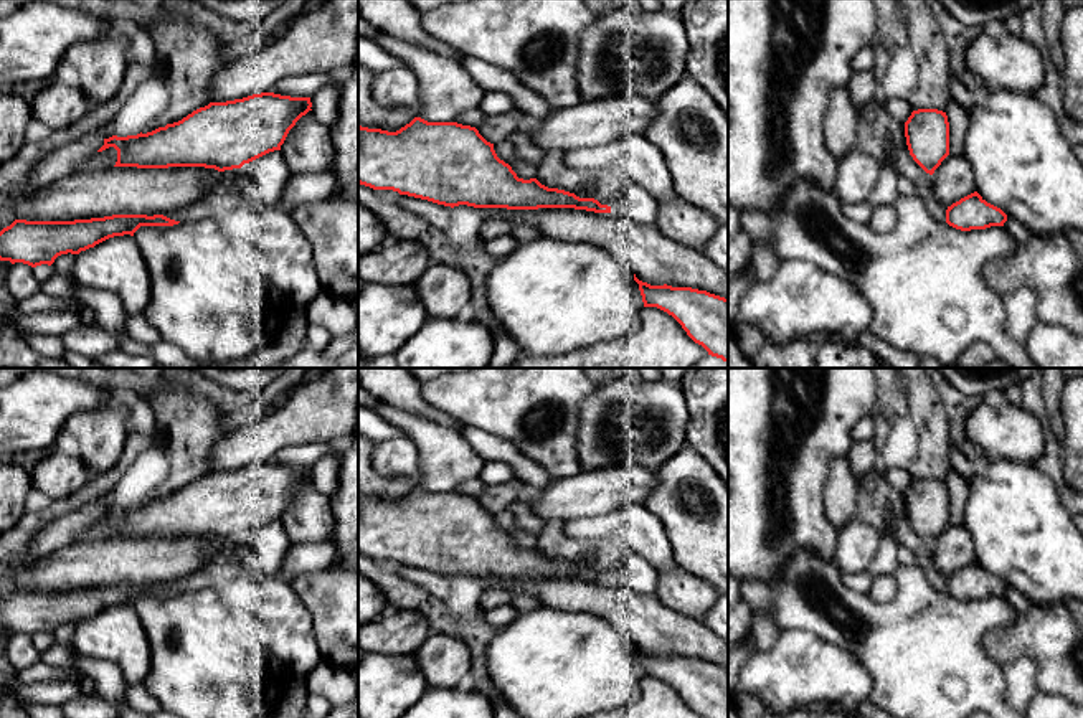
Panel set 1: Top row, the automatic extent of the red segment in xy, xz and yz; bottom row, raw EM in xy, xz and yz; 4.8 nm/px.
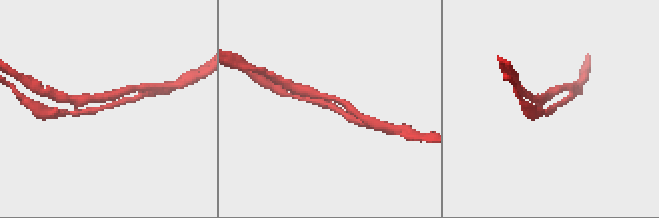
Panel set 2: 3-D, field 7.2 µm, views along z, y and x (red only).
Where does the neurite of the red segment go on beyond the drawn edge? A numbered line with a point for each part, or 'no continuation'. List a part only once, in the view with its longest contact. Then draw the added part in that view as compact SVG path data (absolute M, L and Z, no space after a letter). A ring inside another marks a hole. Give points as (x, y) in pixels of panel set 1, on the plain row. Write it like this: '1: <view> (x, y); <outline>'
1: xy (122, 560); M114 536L99 541L81 538L38 561L0 563L0 581L26 591L173 581L198 569L220 543L205 536Z

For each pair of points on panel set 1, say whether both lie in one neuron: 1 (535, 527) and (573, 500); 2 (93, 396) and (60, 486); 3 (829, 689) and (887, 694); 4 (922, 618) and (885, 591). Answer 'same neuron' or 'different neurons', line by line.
1: different neurons
2: different neurons
3: different neurons
4: different neurons

